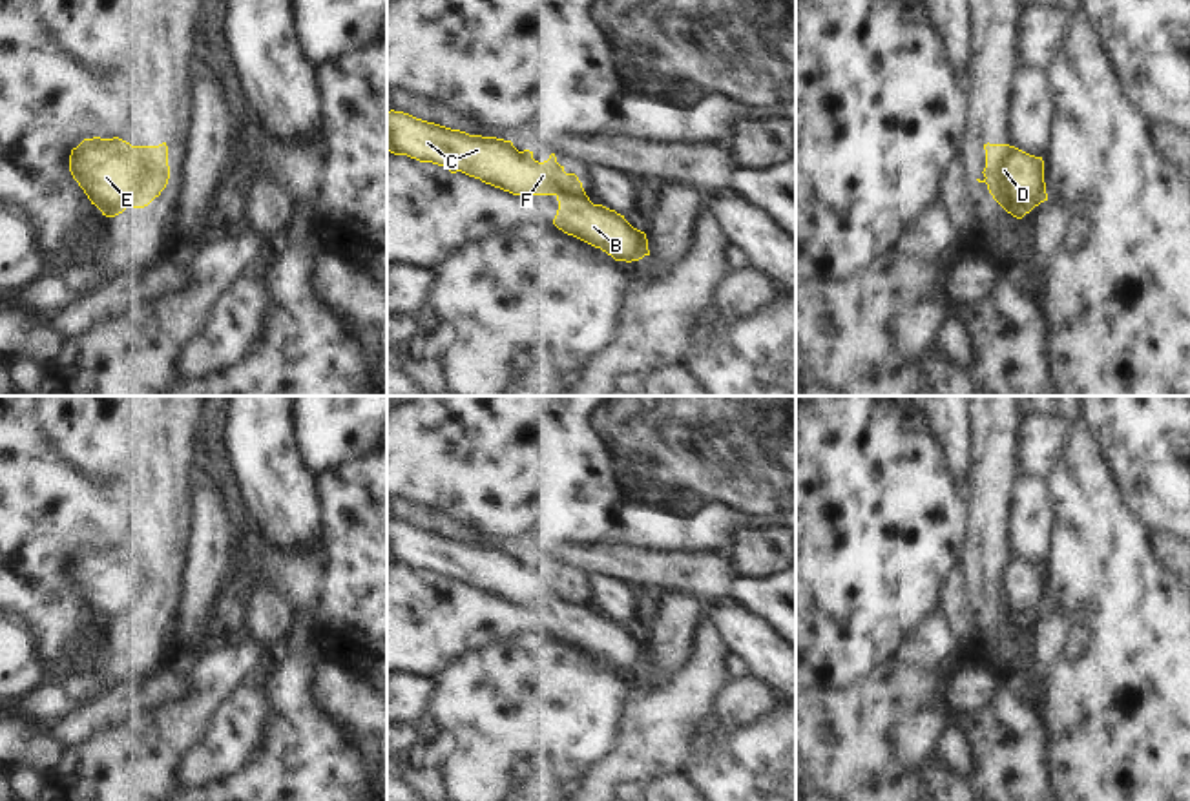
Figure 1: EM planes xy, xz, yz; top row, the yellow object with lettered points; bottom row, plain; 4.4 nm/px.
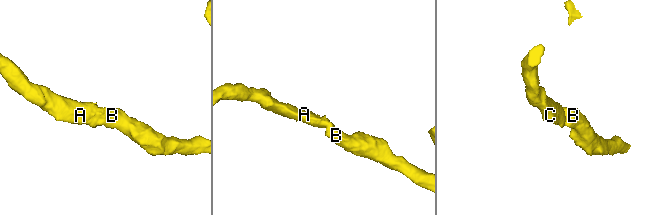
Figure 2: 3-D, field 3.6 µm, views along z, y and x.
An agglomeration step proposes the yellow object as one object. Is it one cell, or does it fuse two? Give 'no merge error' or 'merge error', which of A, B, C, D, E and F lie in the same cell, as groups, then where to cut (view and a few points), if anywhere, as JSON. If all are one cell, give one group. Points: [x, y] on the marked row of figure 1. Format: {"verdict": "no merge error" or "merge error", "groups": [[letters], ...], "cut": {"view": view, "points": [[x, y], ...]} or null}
{"verdict": "no merge error", "groups": [["A", "B", "C", "D", "E", "F"]], "cut": null}

